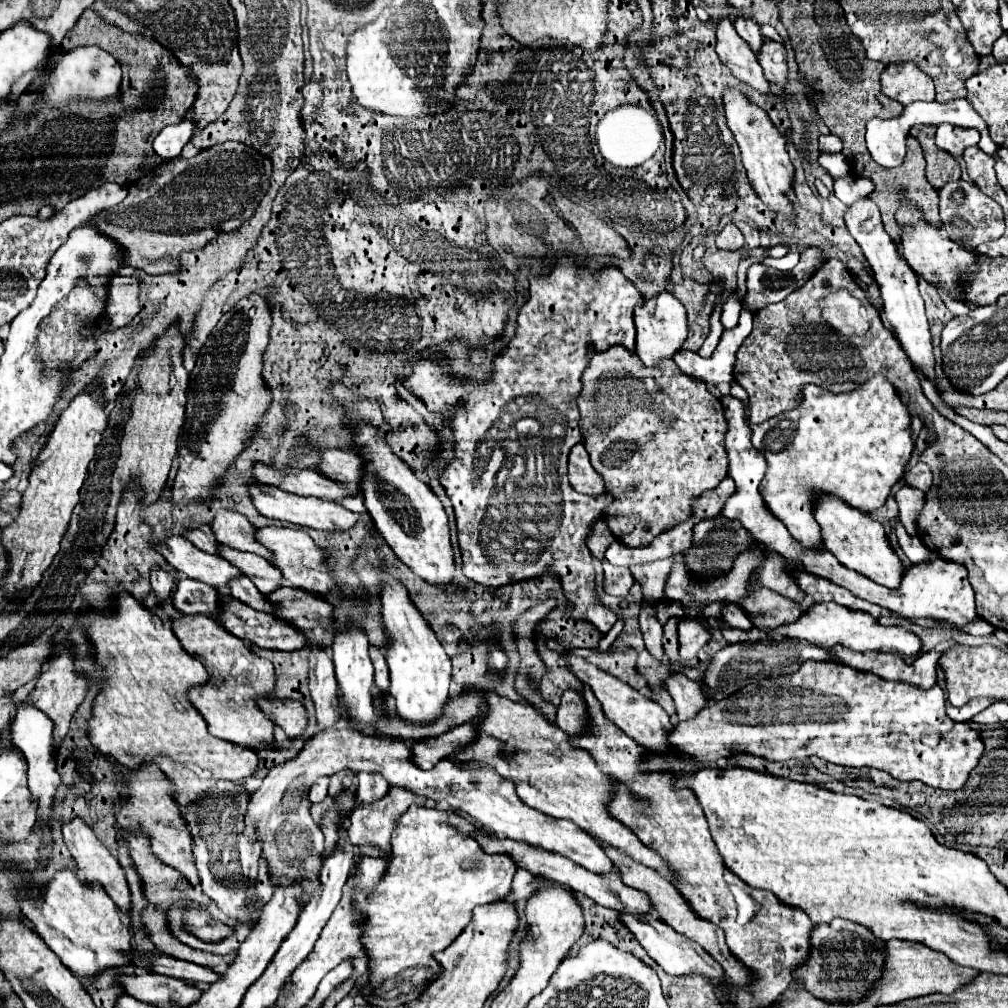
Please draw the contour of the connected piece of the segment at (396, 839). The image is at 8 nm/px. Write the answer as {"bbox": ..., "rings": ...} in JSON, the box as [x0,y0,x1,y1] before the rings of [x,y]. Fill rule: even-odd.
{"bbox":[352,805,516,1001],"rings":[[[412,805],[396,823],[390,839],[390,865],[386,873],[382,875],[382,881],[378,887],[370,893],[362,889],[352,891],[352,907],[364,917],[364,929],[362,929],[362,945],[368,957],[368,969],[370,979],[362,987],[360,995],[370,1001],[376,997],[378,987],[384,985],[384,981],[394,979],[404,969],[410,967],[426,967],[432,973],[440,973],[440,965],[432,959],[432,953],[446,949],[458,933],[470,923],[472,909],[476,905],[494,903],[502,897],[506,897],[512,889],[512,877],[516,873],[516,865],[508,855],[488,855],[480,849],[478,841],[470,835],[470,831],[476,831],[472,823],[468,823],[462,815],[438,811],[430,807]]]}

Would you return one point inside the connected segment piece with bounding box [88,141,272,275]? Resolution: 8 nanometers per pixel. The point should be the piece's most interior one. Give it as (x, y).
(187, 202)

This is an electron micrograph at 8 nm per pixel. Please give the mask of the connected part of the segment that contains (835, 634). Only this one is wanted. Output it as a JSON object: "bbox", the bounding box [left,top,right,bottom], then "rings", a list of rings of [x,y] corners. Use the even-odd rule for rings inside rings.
{"bbox":[774,603,920,657],"rings":[[[814,603],[808,607],[796,621],[792,623],[782,623],[774,629],[776,635],[780,637],[790,637],[790,639],[806,639],[816,647],[834,647],[834,645],[844,645],[852,651],[892,651],[898,655],[914,657],[920,653],[920,639],[910,633],[904,627],[884,627],[878,621],[874,621],[868,613],[862,611],[852,611],[846,609],[838,603]]]}

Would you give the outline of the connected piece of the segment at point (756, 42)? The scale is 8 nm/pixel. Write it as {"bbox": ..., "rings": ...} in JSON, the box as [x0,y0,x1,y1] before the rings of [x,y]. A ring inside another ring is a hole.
{"bbox":[734,13,762,53],"rings":[[[738,13],[738,15],[736,15],[736,21],[734,21],[734,27],[736,27],[738,35],[754,49],[754,53],[758,53],[758,49],[760,49],[760,45],[762,45],[760,25],[758,25],[750,15]]]}

